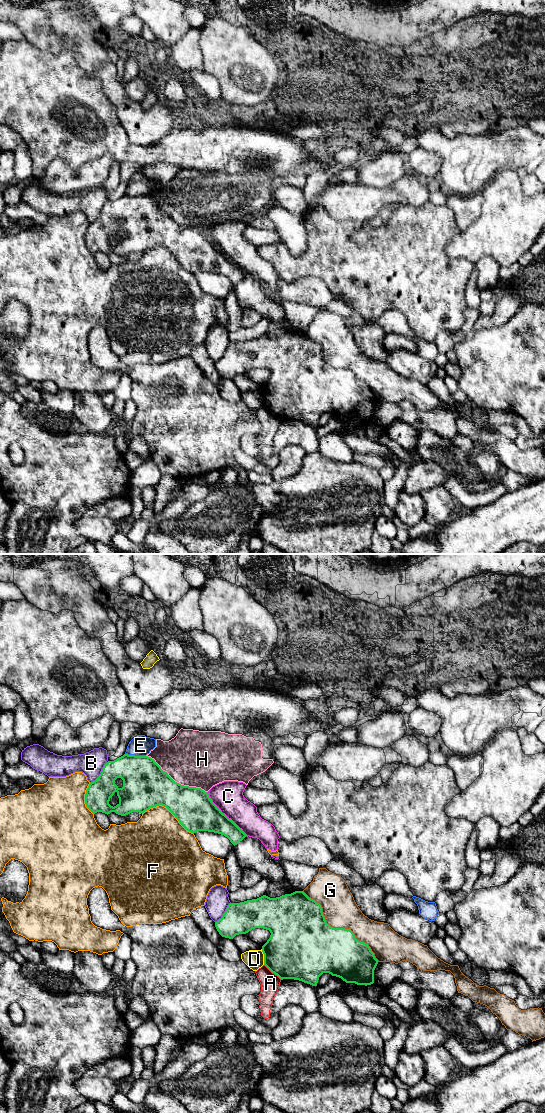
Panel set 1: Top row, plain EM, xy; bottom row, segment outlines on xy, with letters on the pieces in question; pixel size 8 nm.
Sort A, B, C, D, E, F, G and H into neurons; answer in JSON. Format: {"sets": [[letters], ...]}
{"sets": [["A"], ["B"], ["C", "F"], ["D"], ["E"], ["G"], ["H"]]}

